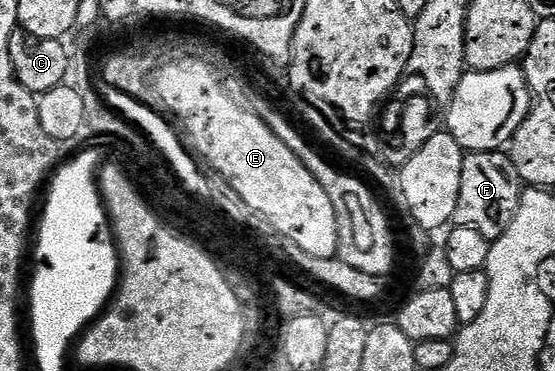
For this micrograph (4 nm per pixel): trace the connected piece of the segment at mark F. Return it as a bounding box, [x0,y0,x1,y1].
[454,150,524,238]

